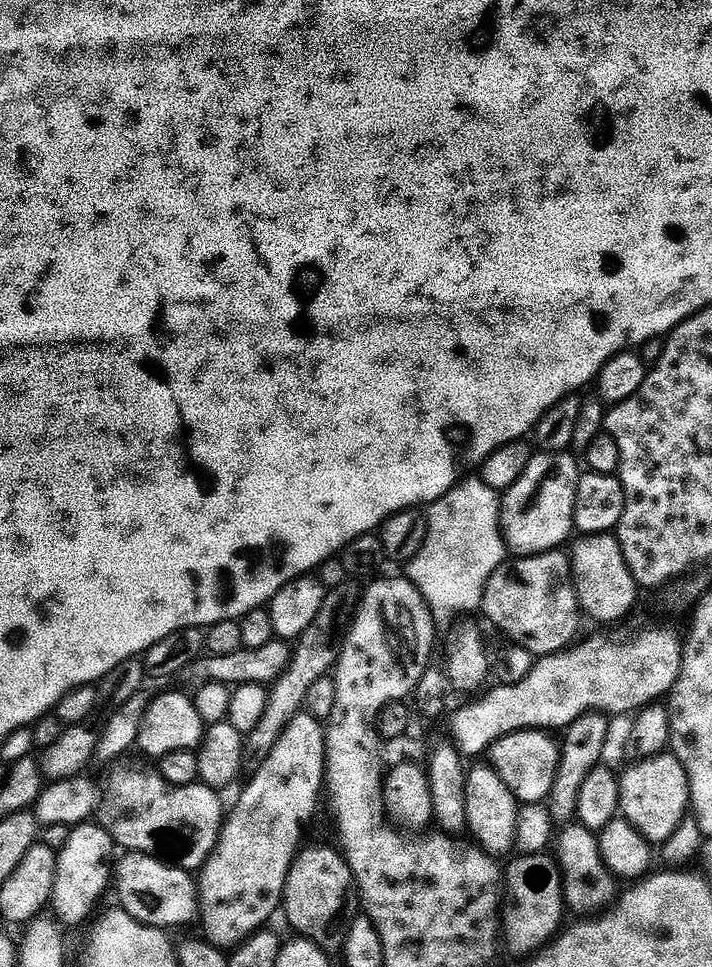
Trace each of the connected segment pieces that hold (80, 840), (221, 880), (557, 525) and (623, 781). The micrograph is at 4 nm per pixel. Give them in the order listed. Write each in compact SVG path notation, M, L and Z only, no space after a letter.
M85 822L73 827L70 838L66 838L66 846L58 850L58 870L54 874L54 894L50 905L51 911L60 915L61 925L82 923L95 910L104 891L107 888L109 891L110 865L114 860L112 851L114 845L110 834L99 822Z
M304 710L293 717L284 727L276 745L262 762L262 766L251 773L252 781L239 795L244 799L243 807L235 807L227 819L221 833L220 842L212 852L212 857L204 863L198 873L198 924L204 927L203 939L221 950L232 950L244 943L248 937L261 931L276 908L281 907L284 883L288 871L297 855L292 853L296 845L297 829L303 829L300 821L316 816L312 811L314 796L322 796L326 784L326 761L324 745L326 728Z
M540 452L533 455L530 466L526 466L526 474L514 482L508 491L503 493L500 502L500 529L504 543L509 549L517 548L520 554L551 552L569 543L568 535L573 535L574 502L576 487L582 475L582 468L576 465L577 457L568 452Z
M671 754L655 756L649 760L633 763L631 766L633 768L625 776L621 775L619 777L620 812L623 819L628 820L648 839L649 844L659 846L663 844L666 838L670 838L670 834L674 834L674 830L678 830L678 826L689 815L688 775L682 766L682 762L678 762L678 758Z

